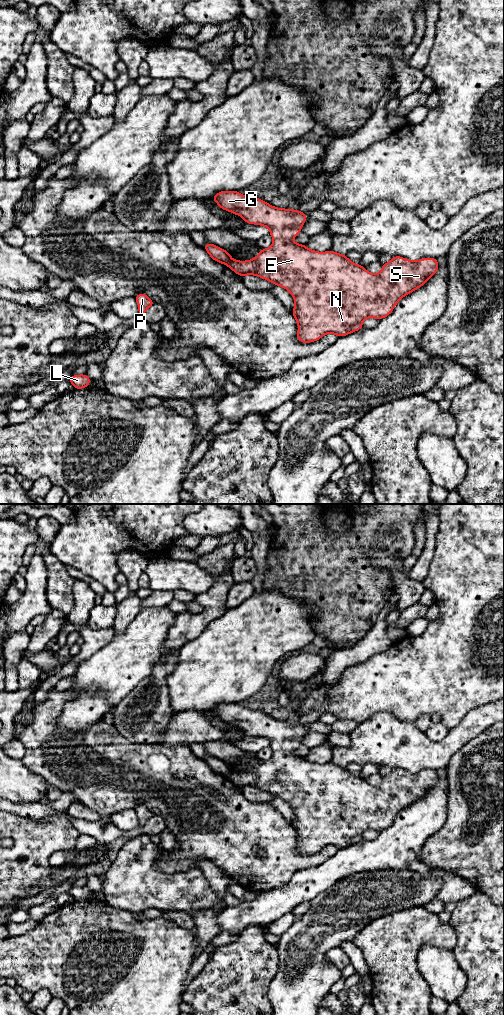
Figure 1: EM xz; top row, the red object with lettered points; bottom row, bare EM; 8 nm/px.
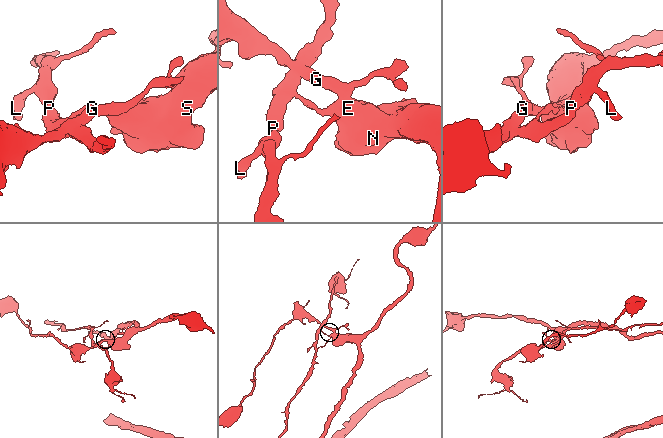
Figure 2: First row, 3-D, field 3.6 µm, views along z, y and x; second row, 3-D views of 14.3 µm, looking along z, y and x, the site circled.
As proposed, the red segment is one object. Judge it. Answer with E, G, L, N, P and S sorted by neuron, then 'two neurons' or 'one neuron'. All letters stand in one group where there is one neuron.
groups E G N S / L P; two neurons

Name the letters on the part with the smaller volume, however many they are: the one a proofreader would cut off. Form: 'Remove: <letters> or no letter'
Remove: L, P

